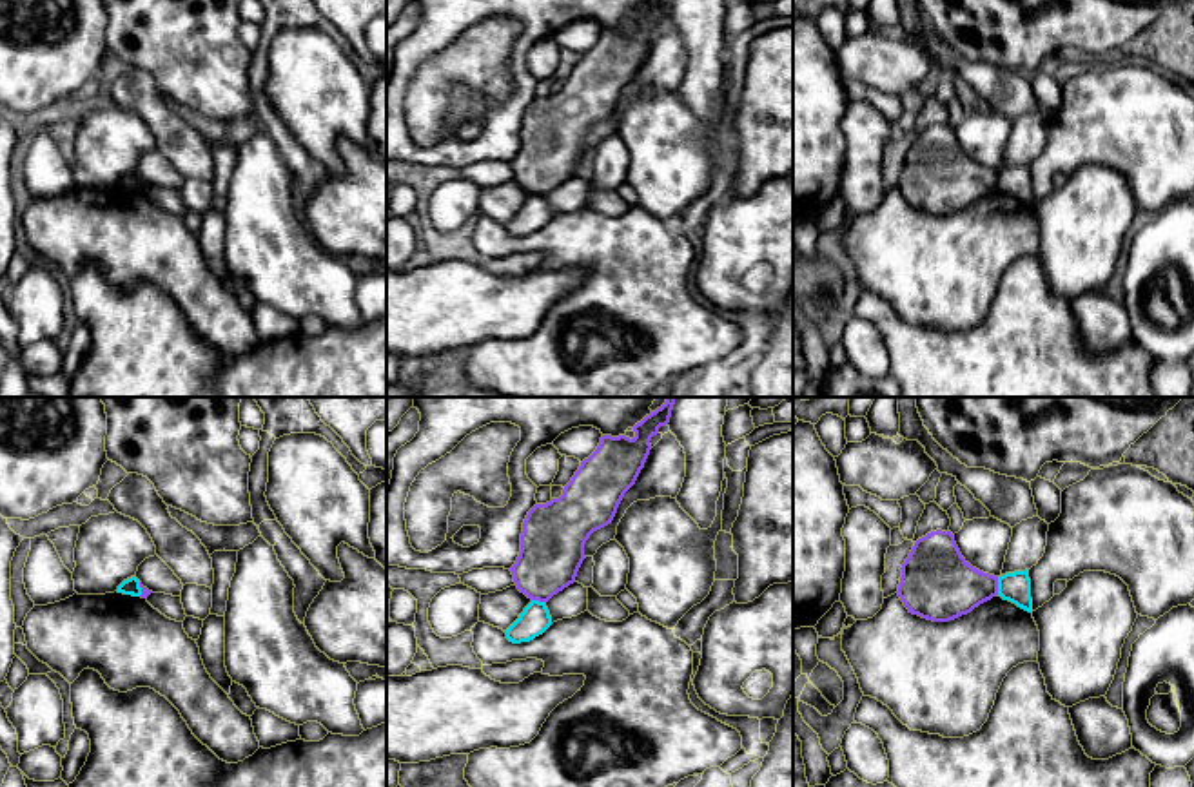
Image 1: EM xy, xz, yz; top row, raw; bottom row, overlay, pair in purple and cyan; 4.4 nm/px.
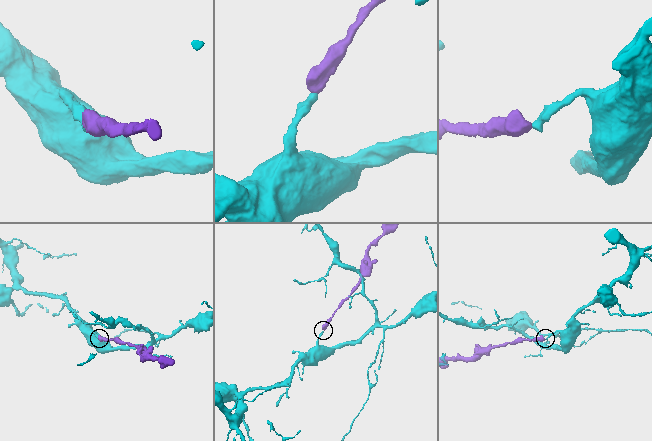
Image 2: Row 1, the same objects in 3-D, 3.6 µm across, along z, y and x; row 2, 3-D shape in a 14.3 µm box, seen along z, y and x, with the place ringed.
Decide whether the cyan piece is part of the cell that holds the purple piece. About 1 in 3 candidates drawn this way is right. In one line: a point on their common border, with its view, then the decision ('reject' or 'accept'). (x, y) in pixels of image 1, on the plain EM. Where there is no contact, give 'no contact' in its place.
yz (997, 180) | reject

